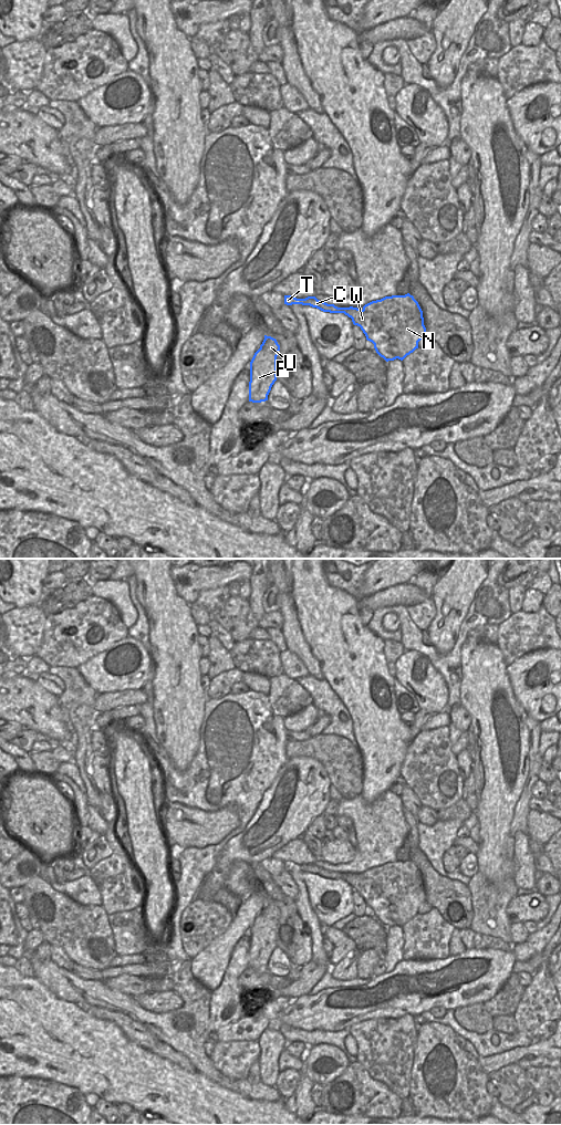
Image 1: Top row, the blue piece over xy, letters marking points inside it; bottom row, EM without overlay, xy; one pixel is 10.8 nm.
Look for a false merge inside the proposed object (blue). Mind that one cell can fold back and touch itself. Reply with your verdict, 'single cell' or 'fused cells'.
fused cells

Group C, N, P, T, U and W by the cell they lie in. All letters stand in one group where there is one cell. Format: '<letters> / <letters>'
C N P T U / W

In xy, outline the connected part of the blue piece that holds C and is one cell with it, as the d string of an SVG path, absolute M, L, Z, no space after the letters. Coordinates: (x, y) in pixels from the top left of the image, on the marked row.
M284 295L284 304L287 305L292 305L292 304L310 305L323 312L330 312L330 313L340 313L342 309L342 308L335 306L334 304L328 304L323 301L320 301L315 296L308 296L305 299L297 299L292 295Z

